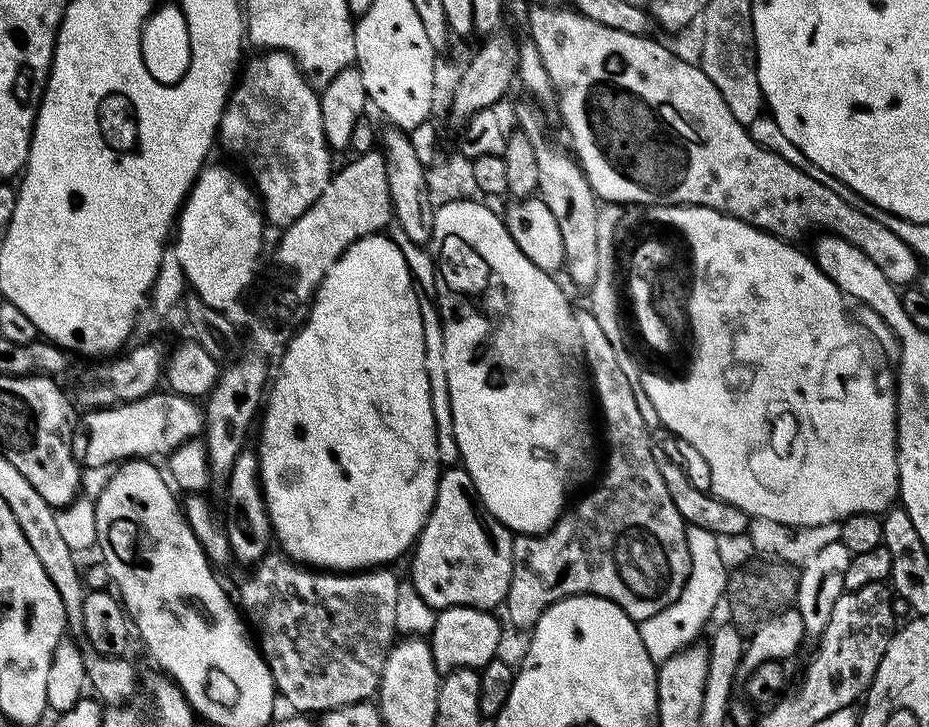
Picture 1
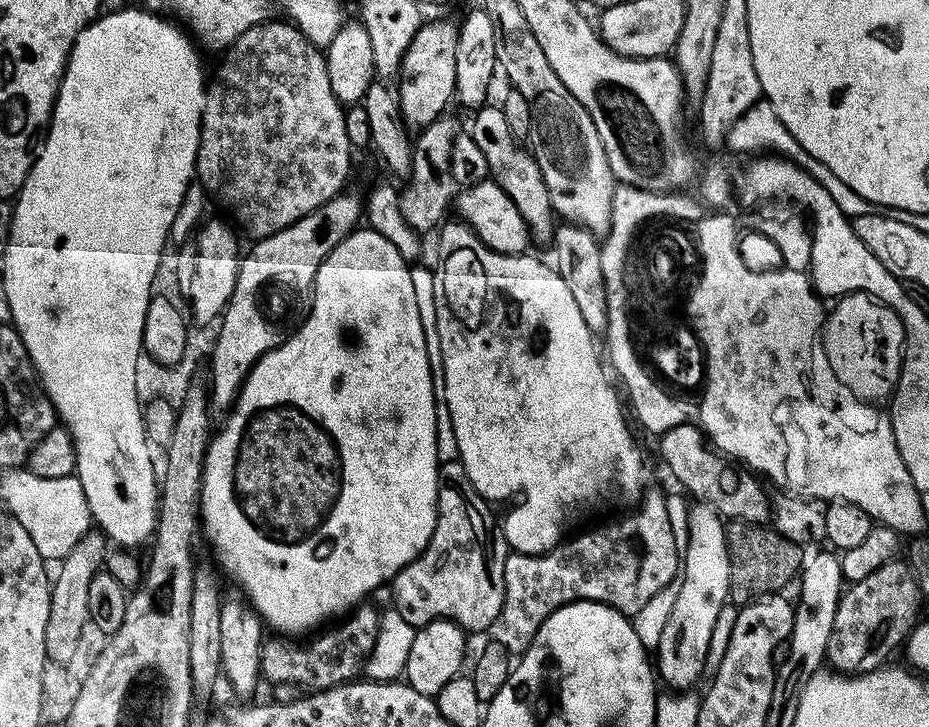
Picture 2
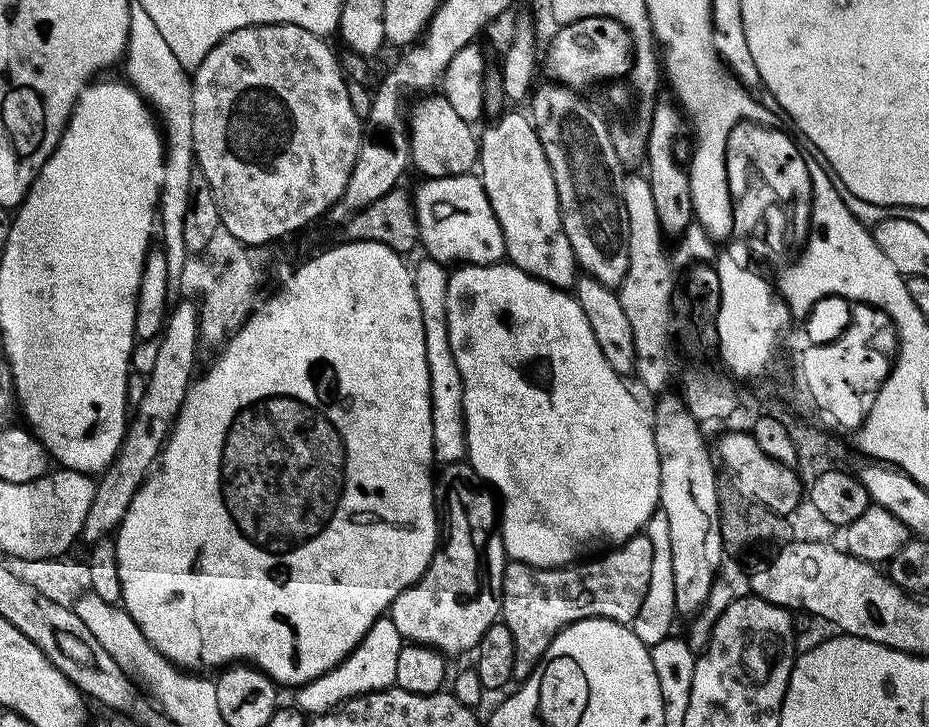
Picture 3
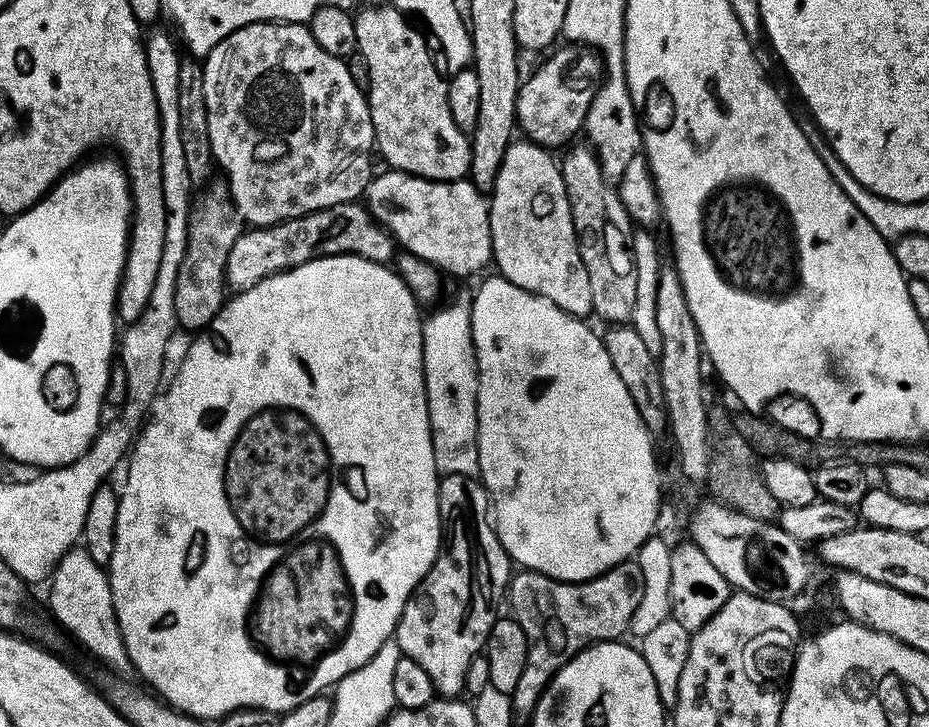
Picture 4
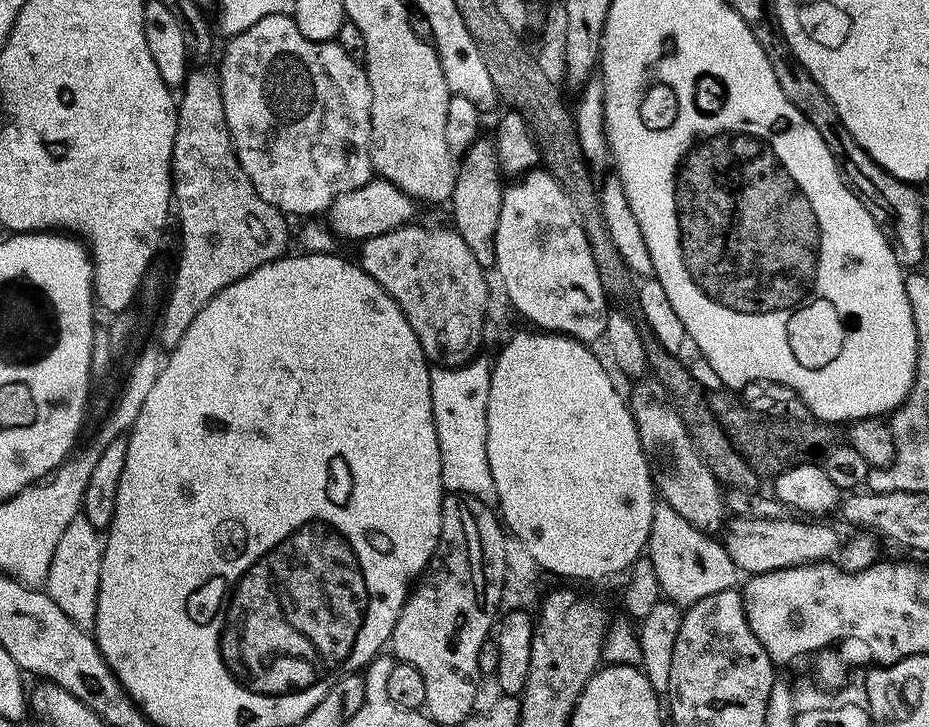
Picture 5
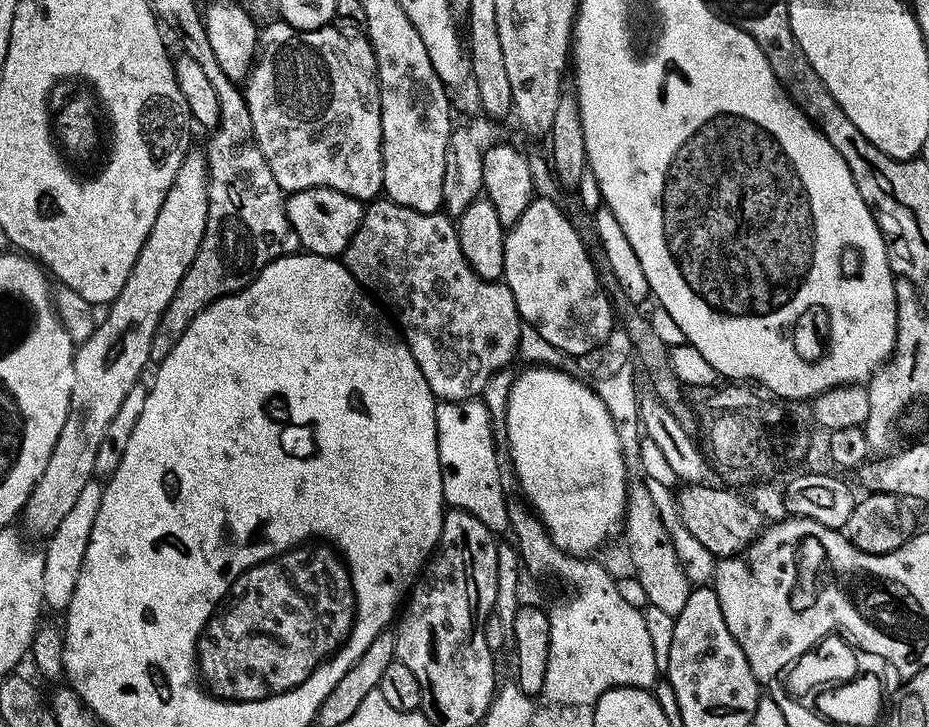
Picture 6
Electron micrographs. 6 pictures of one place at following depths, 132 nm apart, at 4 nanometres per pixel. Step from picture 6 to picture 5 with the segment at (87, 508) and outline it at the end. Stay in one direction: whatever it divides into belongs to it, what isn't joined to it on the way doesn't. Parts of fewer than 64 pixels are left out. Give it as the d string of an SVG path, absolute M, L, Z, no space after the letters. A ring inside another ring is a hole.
M81 514L72 519L70 526L66 526L50 562L46 585L48 597L58 606L58 610L62 610L62 614L66 614L66 618L70 618L70 622L85 630L91 629L96 623L96 599L103 557L101 529L90 526L88 519Z

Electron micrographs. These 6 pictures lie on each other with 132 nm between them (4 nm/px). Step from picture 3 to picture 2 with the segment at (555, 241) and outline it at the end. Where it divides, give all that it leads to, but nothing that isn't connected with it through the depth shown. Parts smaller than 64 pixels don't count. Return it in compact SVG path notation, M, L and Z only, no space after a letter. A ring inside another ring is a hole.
M500 106L488 107L481 107L473 115L477 116L472 120L470 134L474 142L478 142L478 150L482 150L486 158L491 179L495 180L517 206L518 213L525 220L529 237L535 242L537 240L538 243L547 245L553 239L554 213L550 194L546 190L546 182L542 178L540 168L531 151L510 132L506 118L503 117L502 108Z

